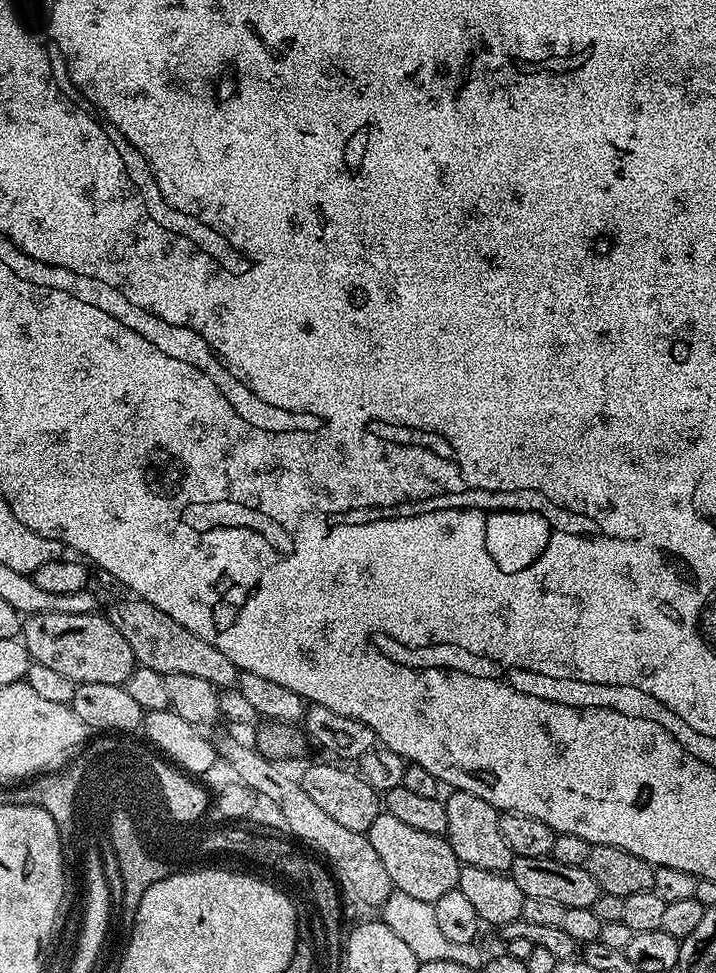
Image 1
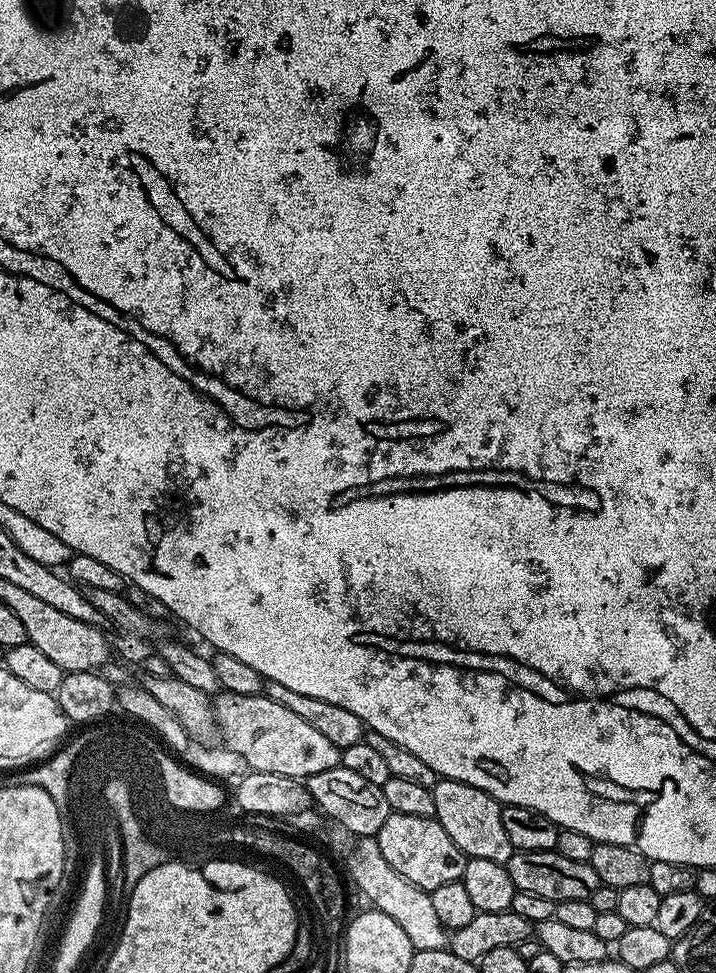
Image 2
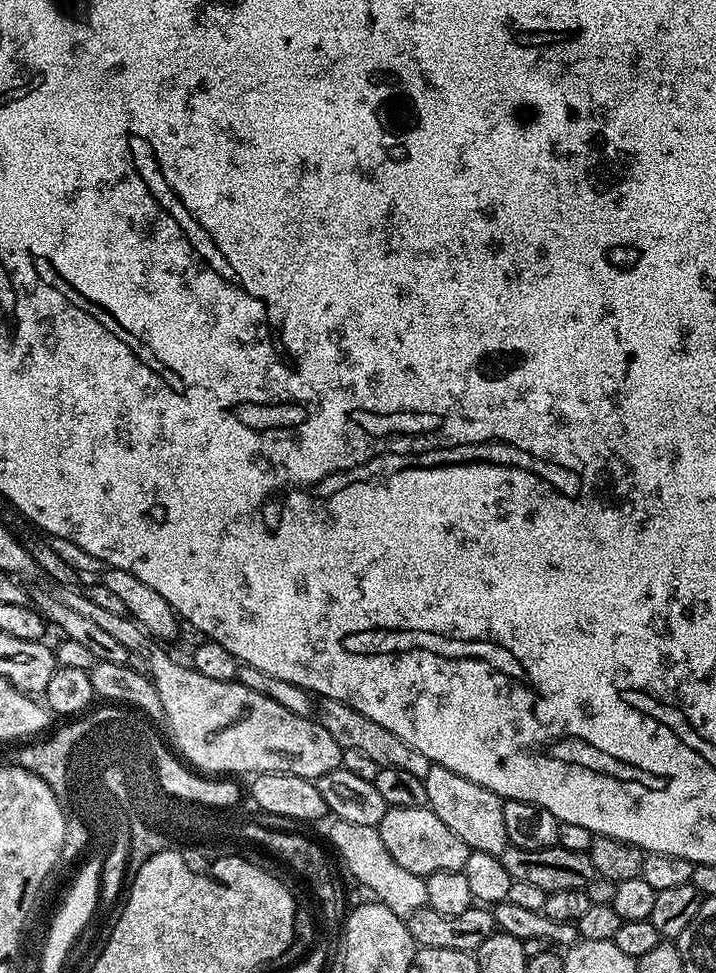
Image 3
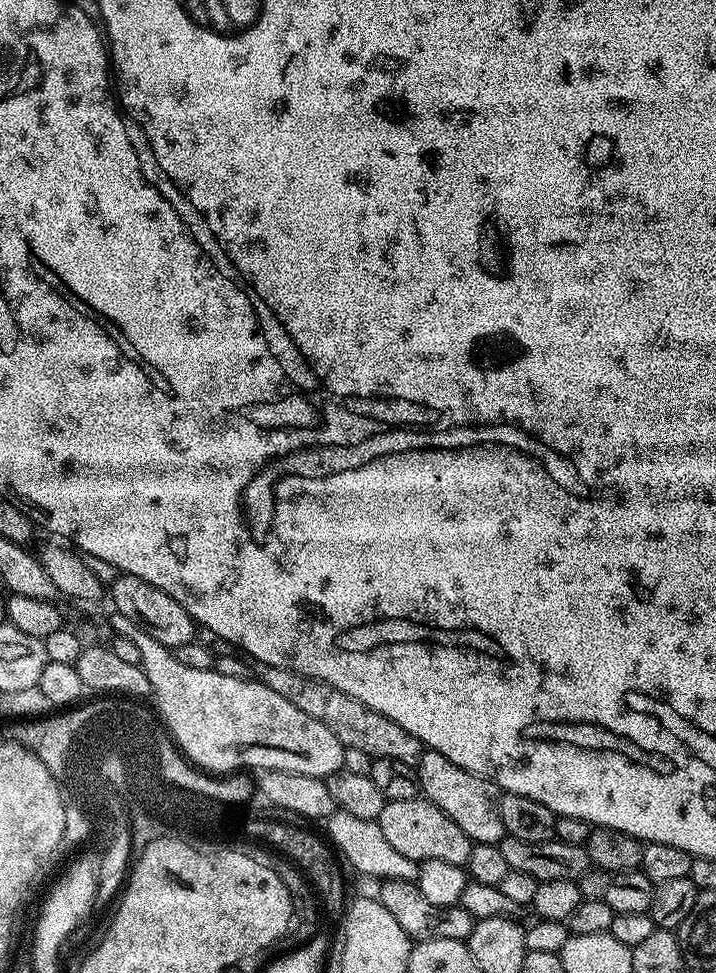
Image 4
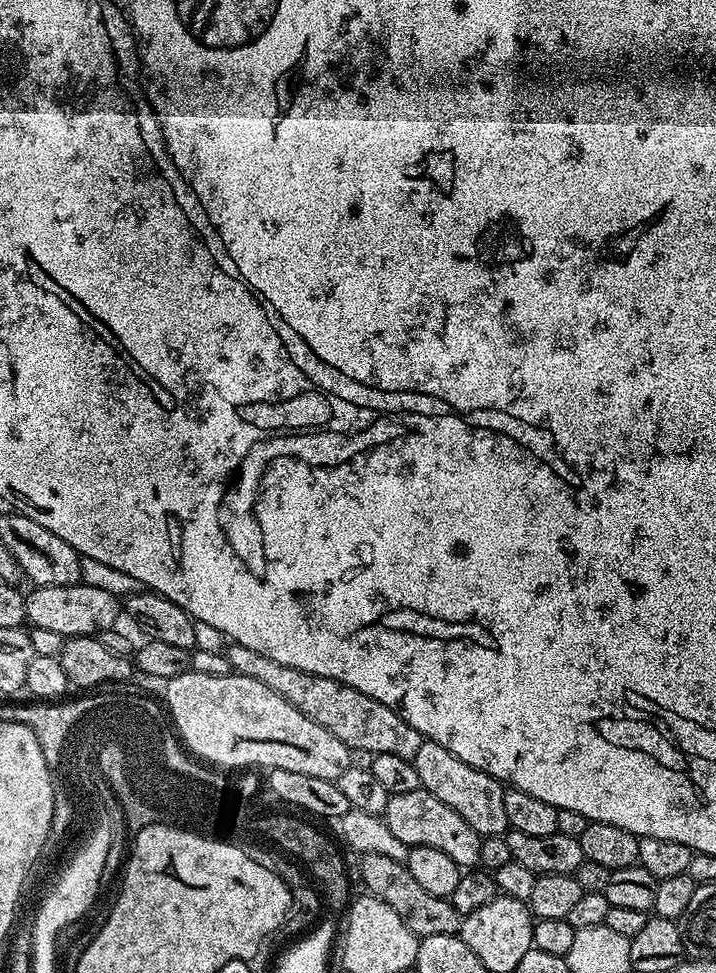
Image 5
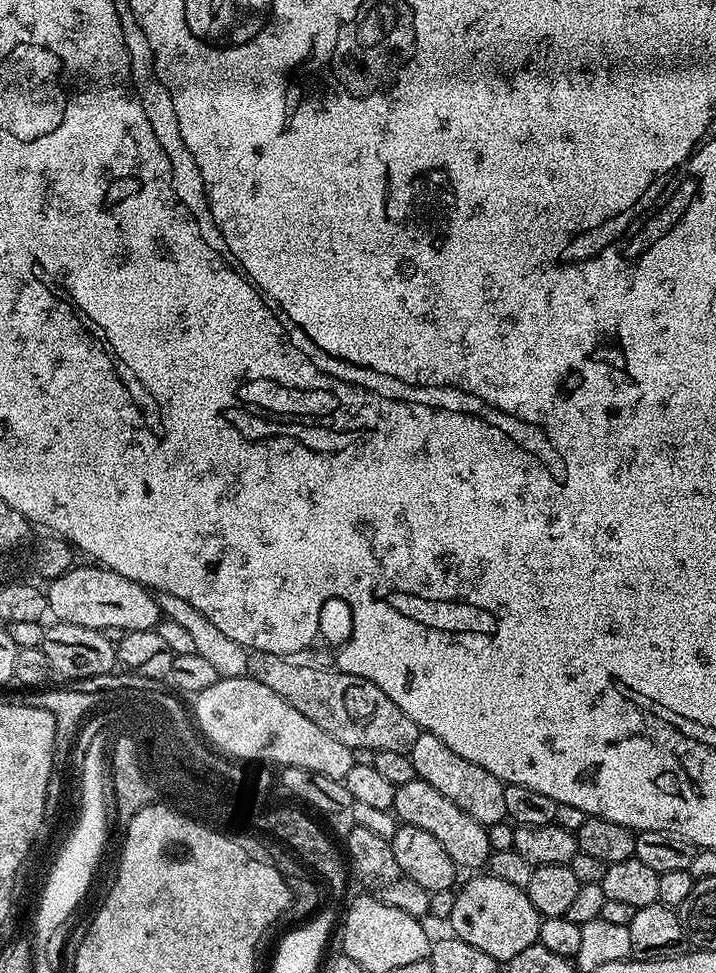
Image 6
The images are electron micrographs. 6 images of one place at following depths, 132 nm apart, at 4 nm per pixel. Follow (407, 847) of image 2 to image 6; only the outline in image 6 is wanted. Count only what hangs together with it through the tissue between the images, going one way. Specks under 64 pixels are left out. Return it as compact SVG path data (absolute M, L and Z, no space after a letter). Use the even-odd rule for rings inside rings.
M414 779L406 782L406 786L398 786L391 811L400 824L418 826L418 830L426 830L426 834L431 834L446 849L446 854L450 854L457 869L483 869L492 857L493 851L487 827L474 822L474 818L470 818L470 814L466 814L466 810L458 810L458 806L454 806L454 802L450 802L450 798L446 798L446 794L434 790L434 786L430 786L430 782Z

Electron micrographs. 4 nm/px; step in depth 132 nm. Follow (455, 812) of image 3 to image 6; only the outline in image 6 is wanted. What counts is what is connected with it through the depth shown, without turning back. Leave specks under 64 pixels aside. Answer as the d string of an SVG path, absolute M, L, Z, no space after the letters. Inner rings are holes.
M423 730L418 734L414 746L407 754L410 762L414 762L416 779L430 782L430 786L446 794L446 798L450 798L450 802L454 802L458 810L466 810L466 814L470 814L474 822L485 826L505 823L505 783L494 774L490 774L490 770L482 770L482 766L462 758L462 754L454 754L454 750L450 750L450 746L442 742L442 738Z

